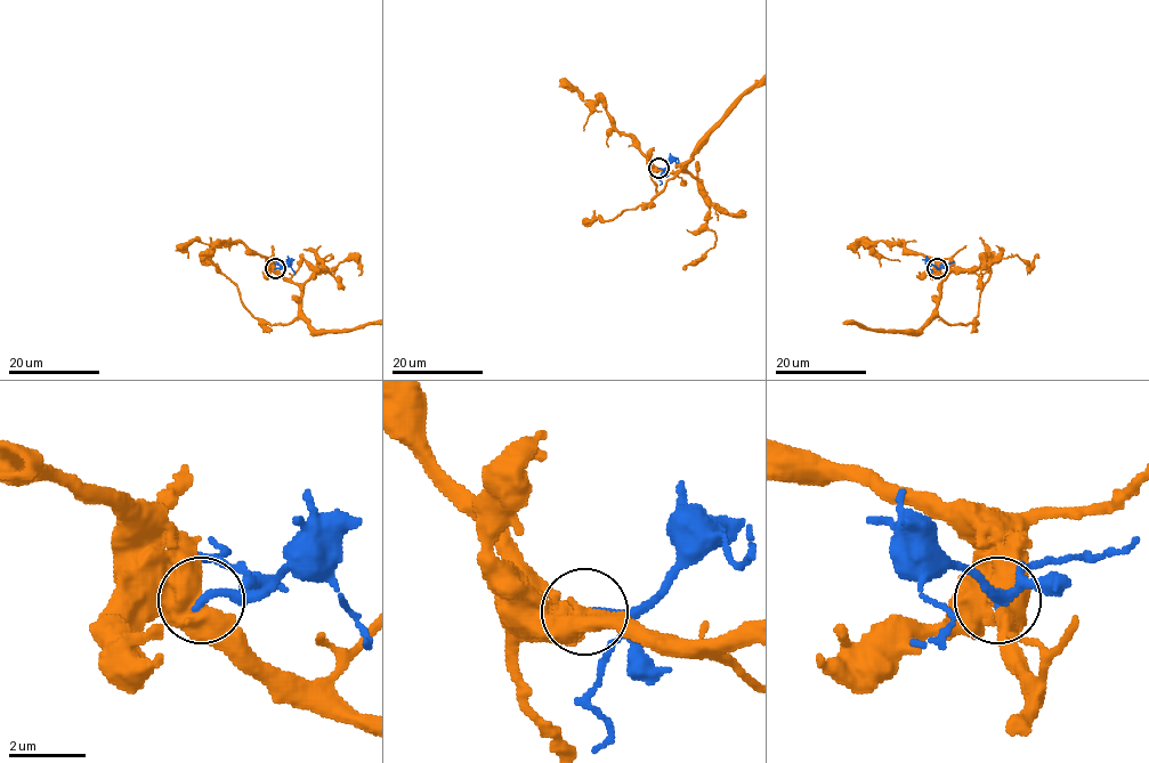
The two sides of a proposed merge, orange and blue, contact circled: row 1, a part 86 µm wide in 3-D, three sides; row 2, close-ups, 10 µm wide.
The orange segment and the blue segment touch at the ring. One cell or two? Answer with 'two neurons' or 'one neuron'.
two neurons

